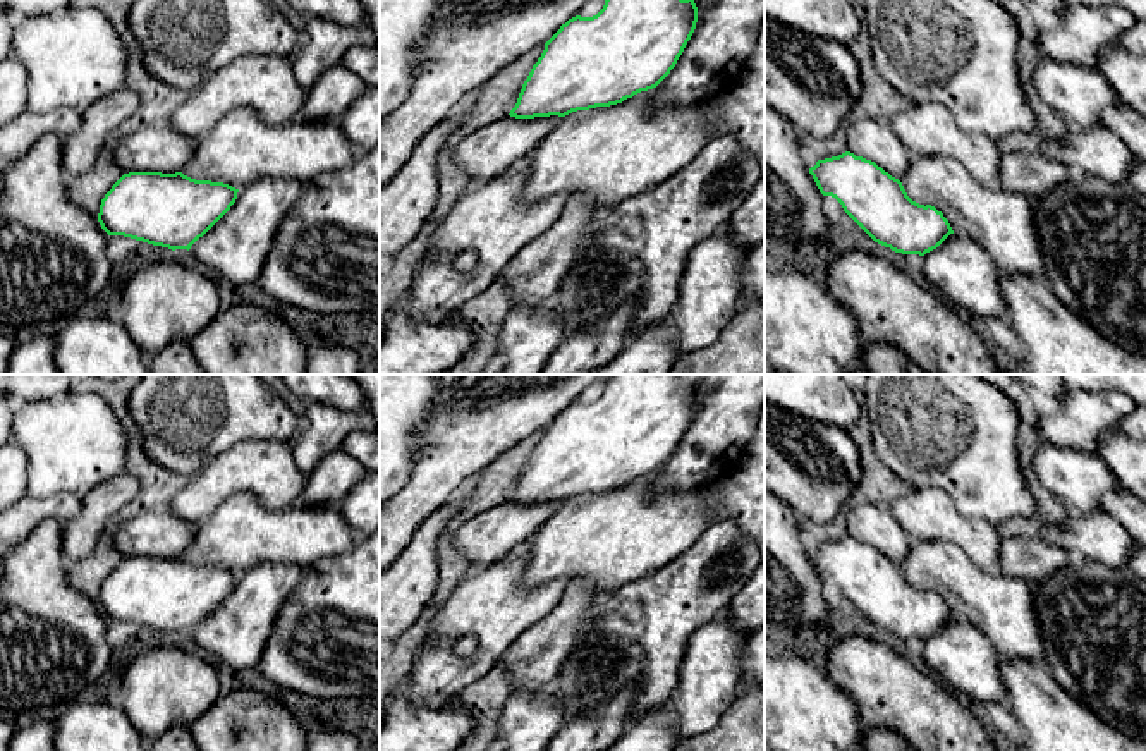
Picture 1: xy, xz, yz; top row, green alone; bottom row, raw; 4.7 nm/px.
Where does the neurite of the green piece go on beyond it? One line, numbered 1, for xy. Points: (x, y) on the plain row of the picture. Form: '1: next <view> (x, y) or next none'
1: next none

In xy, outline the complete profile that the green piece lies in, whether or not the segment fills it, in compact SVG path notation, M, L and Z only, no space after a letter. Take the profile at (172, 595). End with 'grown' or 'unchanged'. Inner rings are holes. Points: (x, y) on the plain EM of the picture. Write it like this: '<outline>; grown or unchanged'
M129 557L101 584L98 607L108 620L189 636L230 595L237 577L182 557Z; unchanged

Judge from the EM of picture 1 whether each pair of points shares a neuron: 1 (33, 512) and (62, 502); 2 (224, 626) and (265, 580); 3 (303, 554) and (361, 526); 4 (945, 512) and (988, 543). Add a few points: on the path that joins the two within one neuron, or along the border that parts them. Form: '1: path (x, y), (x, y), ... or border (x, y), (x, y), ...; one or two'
1: path (40, 509), (55, 507); one
2: path (232, 614), (255, 592); one
3: border (337, 507), (358, 538); two
4: path (956, 523), (978, 540); one

